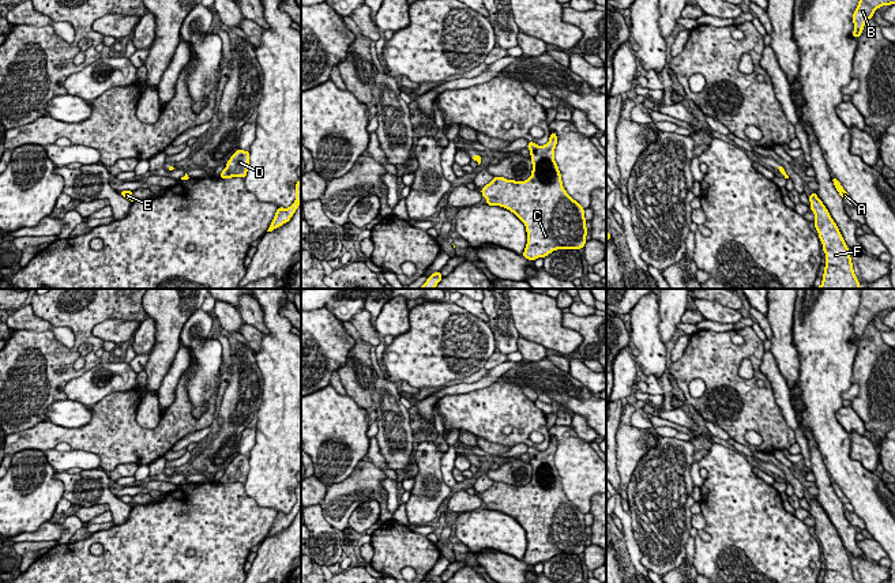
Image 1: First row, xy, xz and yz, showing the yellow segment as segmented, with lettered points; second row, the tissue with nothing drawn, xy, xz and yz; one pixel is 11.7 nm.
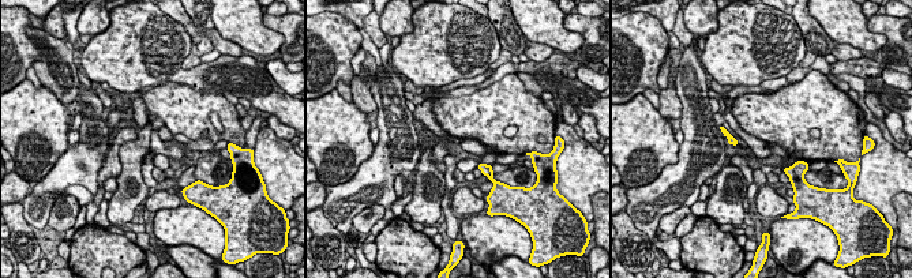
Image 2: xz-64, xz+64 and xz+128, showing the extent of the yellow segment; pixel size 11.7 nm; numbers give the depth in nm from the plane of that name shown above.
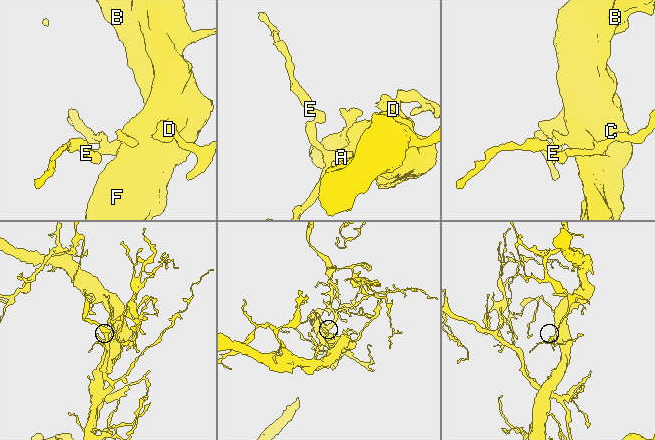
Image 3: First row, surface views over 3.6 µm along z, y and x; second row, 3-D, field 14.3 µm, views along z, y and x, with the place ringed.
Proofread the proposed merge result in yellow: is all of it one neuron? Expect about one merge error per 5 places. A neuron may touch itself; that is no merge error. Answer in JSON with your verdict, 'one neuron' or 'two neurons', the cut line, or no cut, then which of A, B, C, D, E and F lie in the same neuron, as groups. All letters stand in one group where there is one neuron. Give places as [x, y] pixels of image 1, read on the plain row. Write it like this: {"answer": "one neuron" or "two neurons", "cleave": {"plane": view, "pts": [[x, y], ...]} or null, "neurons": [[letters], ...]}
{"answer": "one neuron", "cleave": null, "neurons": [["A", "B", "C", "D", "E", "F"]]}

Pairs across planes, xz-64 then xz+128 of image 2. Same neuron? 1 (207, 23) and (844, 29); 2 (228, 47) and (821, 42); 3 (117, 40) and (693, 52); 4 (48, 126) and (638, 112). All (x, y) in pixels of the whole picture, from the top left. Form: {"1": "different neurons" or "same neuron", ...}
{"1": "different neurons", "2": "different neurons", "3": "different neurons", "4": "same neuron"}

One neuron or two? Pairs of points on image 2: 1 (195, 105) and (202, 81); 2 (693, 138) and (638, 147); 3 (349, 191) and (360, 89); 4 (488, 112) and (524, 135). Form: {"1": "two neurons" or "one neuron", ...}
{"1": "two neurons", "2": "two neurons", "3": "two neurons", "4": "one neuron"}

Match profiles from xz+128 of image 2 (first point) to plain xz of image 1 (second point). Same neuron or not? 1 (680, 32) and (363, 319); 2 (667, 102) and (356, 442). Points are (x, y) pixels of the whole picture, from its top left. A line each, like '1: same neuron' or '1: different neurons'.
1: same neuron
2: different neurons

